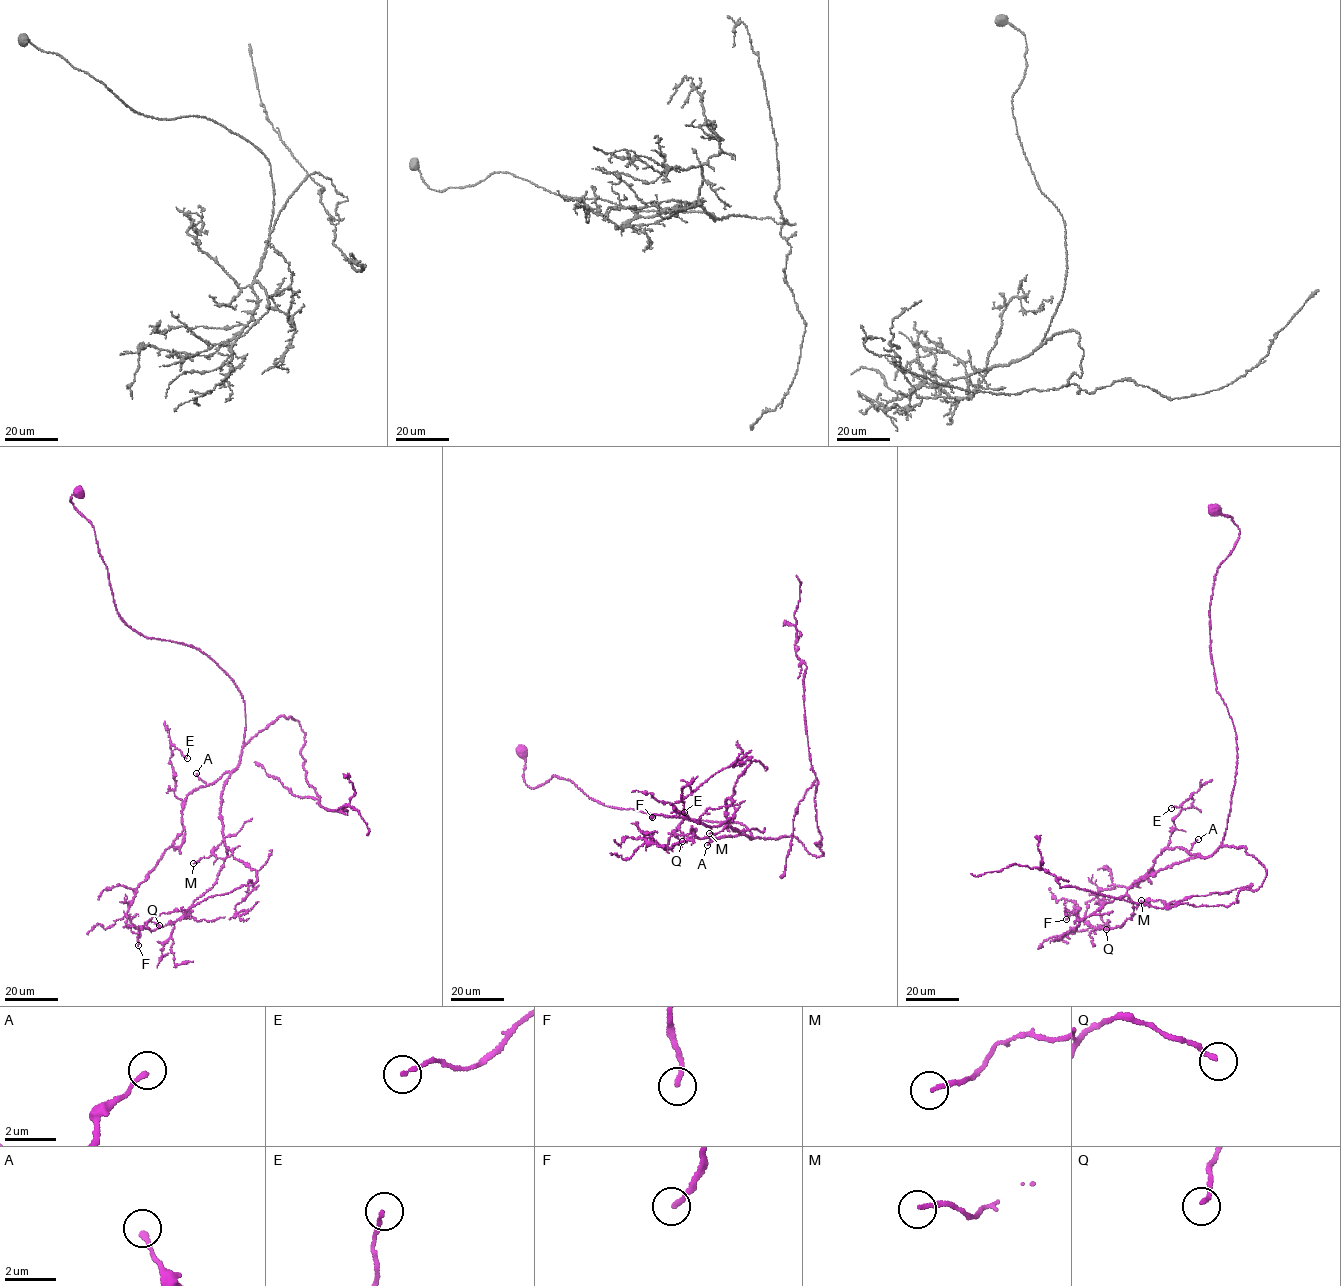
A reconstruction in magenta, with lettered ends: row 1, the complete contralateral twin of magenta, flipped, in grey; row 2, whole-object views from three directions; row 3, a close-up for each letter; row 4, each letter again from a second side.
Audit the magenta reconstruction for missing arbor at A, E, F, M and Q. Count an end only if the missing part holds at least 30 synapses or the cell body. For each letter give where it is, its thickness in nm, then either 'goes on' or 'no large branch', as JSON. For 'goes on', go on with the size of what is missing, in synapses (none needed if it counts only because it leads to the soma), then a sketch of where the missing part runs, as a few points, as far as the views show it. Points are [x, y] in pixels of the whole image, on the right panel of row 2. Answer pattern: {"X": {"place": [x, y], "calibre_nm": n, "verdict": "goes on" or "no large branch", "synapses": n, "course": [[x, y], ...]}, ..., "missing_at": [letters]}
{"A": {"place": [1198, 839], "calibre_nm": 180, "verdict": "no large branch"}, "E": {"place": [1171, 808], "calibre_nm": 110, "verdict": "no large branch"}, "F": {"place": [1066, 919], "calibre_nm": 190, "verdict": "no large branch"}, "M": {"place": [1141, 900], "calibre_nm": 160, "verdict": "no large branch"}, "Q": {"place": [1106, 929], "calibre_nm": 170, "verdict": "no large branch"}, "missing_at": []}

